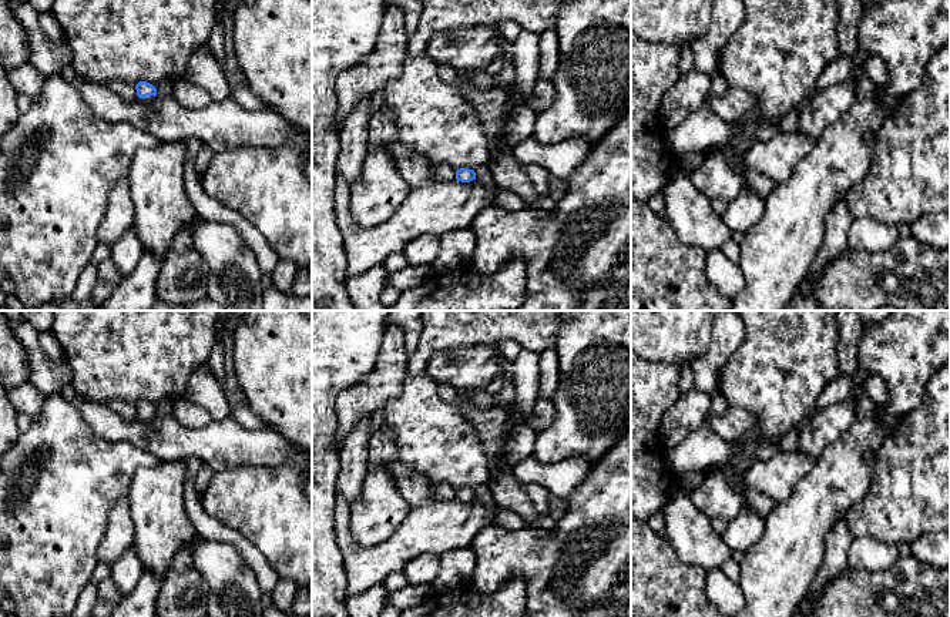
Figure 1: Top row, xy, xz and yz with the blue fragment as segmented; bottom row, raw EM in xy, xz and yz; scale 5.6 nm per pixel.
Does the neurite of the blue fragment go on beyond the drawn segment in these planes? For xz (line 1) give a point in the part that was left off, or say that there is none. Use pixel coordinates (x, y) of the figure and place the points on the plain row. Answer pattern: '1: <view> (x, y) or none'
1: none

